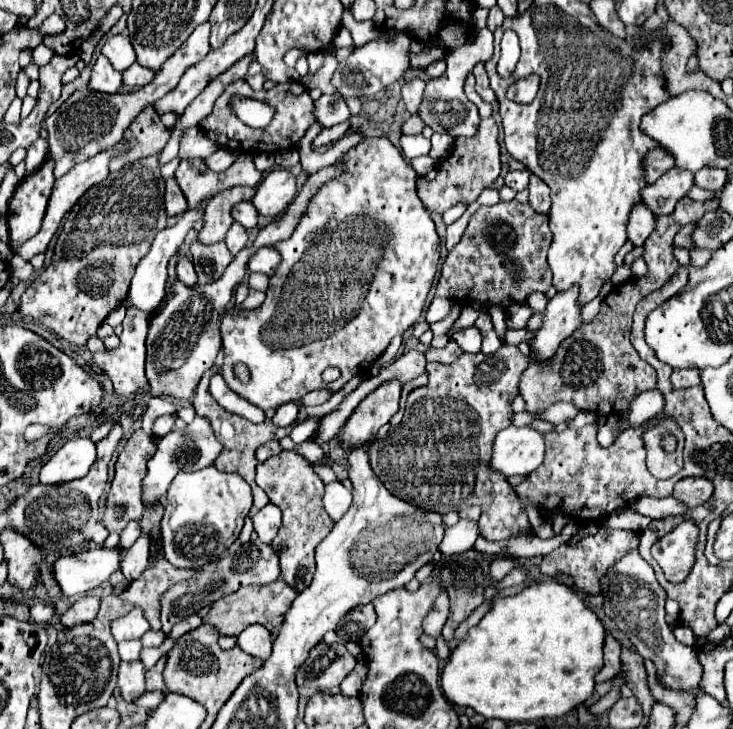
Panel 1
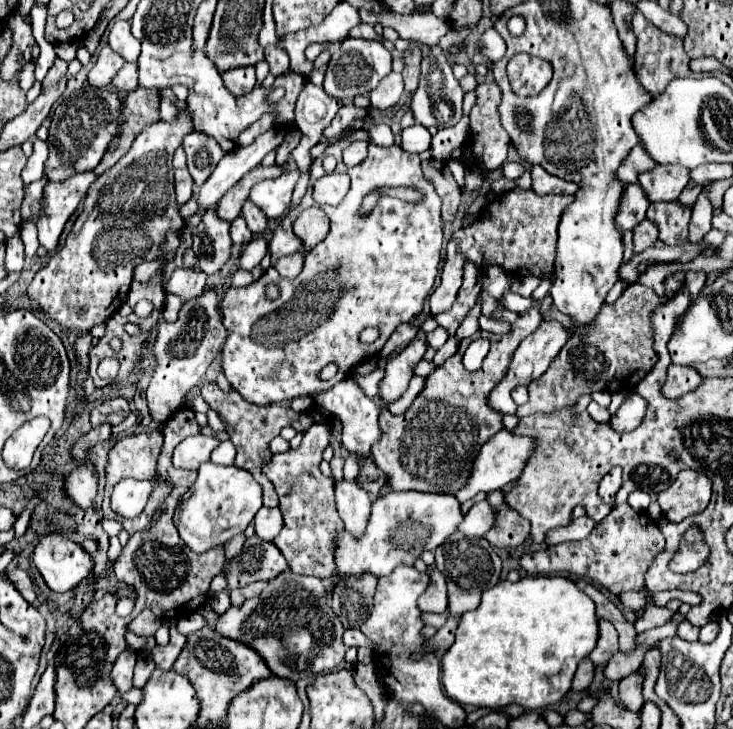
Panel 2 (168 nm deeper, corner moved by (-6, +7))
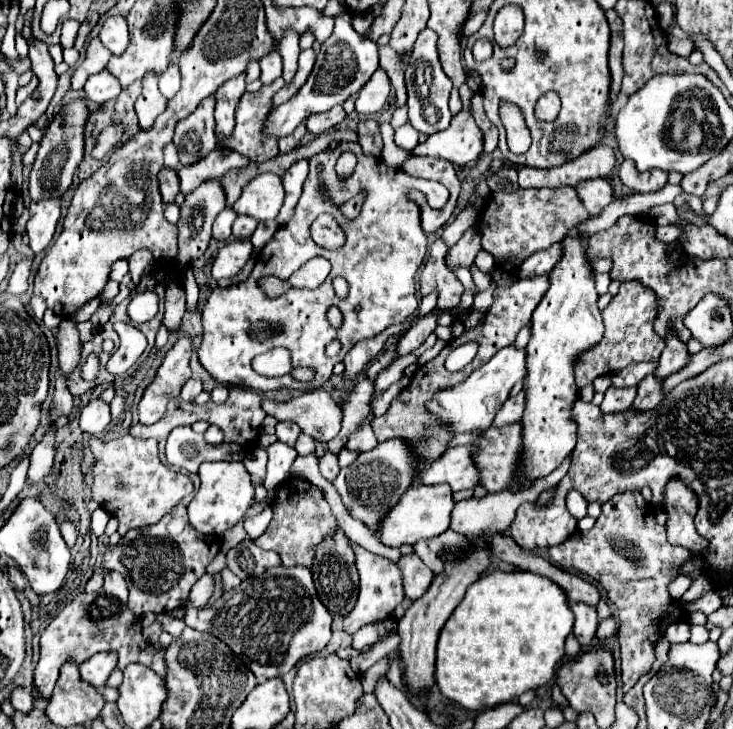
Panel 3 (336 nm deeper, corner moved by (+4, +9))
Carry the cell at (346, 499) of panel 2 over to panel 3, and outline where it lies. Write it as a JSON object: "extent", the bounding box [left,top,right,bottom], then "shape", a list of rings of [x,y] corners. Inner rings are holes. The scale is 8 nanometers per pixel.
{"extent":[344,541,404,633],"shape":[[[350,541],[350,547],[356,555],[356,569],[360,573],[360,595],[354,611],[344,619],[344,631],[346,633],[356,633],[360,627],[376,621],[386,621],[386,619],[396,619],[394,611],[396,607],[404,601],[404,587],[402,587],[402,573],[396,563],[392,563],[386,557],[374,555],[366,549],[362,549],[358,543]]]}

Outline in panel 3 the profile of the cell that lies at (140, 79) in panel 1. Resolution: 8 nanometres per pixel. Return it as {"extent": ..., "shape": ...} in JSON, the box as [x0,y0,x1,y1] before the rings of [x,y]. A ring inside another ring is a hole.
{"extent":[84,69,122,105],"shape":[[[104,69],[104,71],[88,77],[88,81],[84,85],[84,99],[102,105],[104,101],[118,97],[120,91],[122,91],[120,81],[108,69]]]}

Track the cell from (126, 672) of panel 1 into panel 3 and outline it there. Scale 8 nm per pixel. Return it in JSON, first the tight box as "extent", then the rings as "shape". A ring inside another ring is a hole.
{"extent":[80,653,118,689],"shape":[[[96,653],[82,663],[80,675],[84,677],[84,681],[94,685],[96,689],[102,689],[108,681],[110,673],[114,671],[116,663],[118,663],[116,653]]]}

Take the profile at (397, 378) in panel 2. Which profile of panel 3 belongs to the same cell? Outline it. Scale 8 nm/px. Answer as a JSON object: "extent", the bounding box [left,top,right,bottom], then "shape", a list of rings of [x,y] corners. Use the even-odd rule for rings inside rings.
{"extent":[396,313,438,357],"shape":[[[432,313],[432,315],[426,315],[426,317],[420,317],[420,321],[416,325],[412,325],[398,341],[398,347],[396,347],[396,353],[398,357],[404,357],[412,351],[416,351],[424,341],[426,337],[436,329],[436,319],[438,315]]]}

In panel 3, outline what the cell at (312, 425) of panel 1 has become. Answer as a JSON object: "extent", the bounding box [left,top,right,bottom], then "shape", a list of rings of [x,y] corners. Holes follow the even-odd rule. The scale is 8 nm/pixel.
{"extent":[264,441,296,495],"shape":[[[276,441],[268,447],[268,473],[264,479],[264,487],[270,491],[270,495],[274,495],[280,483],[284,483],[290,477],[290,467],[296,455],[296,449],[284,445],[282,441]]]}

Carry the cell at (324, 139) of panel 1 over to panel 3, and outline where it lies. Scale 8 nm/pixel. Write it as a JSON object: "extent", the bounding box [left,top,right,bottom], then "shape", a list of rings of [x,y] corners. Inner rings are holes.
{"extent":[306,105,346,135],"shape":[[[336,105],[336,107],[332,107],[330,111],[316,113],[316,115],[308,117],[308,119],[306,119],[306,129],[308,129],[310,133],[314,133],[314,135],[320,135],[320,133],[324,133],[324,131],[340,125],[344,119],[346,119],[346,113],[344,113],[342,105]]]}

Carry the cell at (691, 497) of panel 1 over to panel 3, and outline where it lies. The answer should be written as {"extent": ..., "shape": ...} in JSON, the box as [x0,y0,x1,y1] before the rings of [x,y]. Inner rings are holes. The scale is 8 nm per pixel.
{"extent":[662,479,708,551],"shape":[[[670,479],[664,487],[664,501],[662,511],[666,511],[666,531],[668,541],[672,545],[690,549],[690,551],[702,551],[708,547],[708,541],[700,537],[694,529],[694,515],[698,511],[698,497],[688,485],[680,479]]]}

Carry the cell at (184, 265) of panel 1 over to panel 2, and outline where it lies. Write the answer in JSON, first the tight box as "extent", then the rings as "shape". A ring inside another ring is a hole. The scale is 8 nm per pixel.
{"extent":[164,269,206,303],"shape":[[[174,269],[170,281],[164,285],[166,293],[178,295],[184,303],[204,293],[206,275],[200,269]]]}

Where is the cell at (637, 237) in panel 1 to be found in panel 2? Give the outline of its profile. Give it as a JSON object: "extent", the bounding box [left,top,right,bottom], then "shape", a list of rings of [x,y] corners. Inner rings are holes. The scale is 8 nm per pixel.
{"extent":[616,183,650,229],"shape":[[[638,183],[626,185],[626,191],[622,193],[622,207],[618,209],[616,223],[620,229],[634,229],[644,217],[650,201],[646,199],[642,187]]]}

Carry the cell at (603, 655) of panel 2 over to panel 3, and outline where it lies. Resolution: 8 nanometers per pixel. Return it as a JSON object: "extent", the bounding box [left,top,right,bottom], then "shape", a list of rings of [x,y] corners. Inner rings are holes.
{"extent":[572,603,598,651],"shape":[[[574,603],[572,605],[572,611],[576,615],[576,621],[574,621],[574,637],[578,639],[578,643],[582,645],[582,651],[588,651],[590,645],[594,643],[594,637],[596,637],[596,627],[598,627],[598,615],[592,607],[588,605],[580,605],[580,603]]]}

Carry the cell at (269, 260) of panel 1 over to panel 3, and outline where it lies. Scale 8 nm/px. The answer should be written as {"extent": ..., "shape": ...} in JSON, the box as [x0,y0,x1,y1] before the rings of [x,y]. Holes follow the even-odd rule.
{"extent":[212,239,252,279],"shape":[[[236,239],[226,243],[212,265],[212,275],[214,279],[224,279],[224,277],[234,277],[250,259],[252,255],[252,243],[248,239]]]}

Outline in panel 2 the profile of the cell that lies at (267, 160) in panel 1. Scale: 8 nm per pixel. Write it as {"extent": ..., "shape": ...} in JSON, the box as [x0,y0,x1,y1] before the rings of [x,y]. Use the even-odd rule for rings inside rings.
{"extent":[292,79,342,173],"shape":[[[306,79],[294,109],[294,115],[296,115],[294,123],[302,133],[302,141],[292,151],[292,159],[296,161],[300,173],[310,171],[310,165],[312,165],[310,149],[320,141],[322,129],[336,117],[340,107],[342,107],[342,101],[328,97],[322,87]]]}

